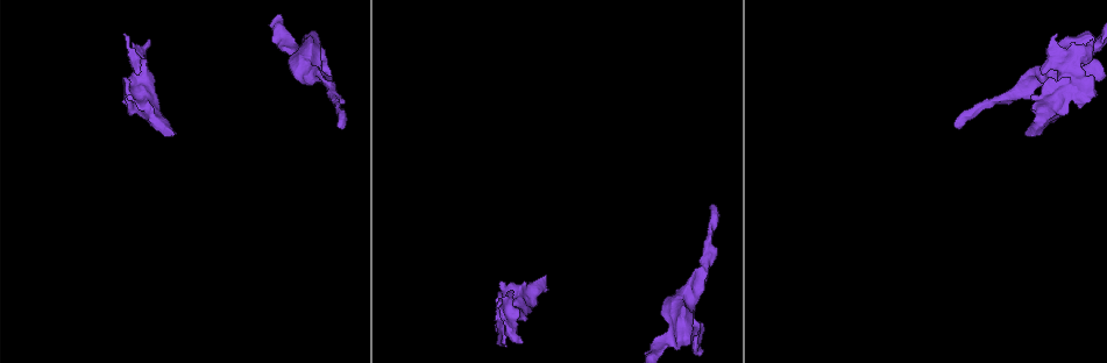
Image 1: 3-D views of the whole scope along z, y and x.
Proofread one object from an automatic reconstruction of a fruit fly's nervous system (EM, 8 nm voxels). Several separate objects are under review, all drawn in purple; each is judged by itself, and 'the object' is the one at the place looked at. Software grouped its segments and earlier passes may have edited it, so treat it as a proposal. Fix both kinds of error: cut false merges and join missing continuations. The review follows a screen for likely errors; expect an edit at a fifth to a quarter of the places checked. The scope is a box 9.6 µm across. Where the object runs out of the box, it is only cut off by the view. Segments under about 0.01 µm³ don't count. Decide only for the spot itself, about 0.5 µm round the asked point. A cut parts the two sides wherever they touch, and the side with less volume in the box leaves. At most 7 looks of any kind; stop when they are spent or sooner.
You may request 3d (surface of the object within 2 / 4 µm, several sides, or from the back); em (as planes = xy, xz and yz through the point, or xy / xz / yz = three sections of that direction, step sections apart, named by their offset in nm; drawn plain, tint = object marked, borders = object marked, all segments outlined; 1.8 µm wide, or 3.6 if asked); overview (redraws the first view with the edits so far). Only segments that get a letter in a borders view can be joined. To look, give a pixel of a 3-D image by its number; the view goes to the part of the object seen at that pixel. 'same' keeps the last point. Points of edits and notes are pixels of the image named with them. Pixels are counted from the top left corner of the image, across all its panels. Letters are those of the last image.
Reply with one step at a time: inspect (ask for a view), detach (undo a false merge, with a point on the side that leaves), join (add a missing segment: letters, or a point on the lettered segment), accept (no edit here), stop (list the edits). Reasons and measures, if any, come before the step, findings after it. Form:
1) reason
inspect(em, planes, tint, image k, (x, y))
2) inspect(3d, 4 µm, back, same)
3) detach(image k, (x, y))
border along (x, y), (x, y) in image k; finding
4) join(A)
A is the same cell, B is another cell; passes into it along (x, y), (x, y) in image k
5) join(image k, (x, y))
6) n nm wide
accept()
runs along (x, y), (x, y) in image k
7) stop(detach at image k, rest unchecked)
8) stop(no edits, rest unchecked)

long arm stops here
inspect(3d, 2 µm, image 1, (338, 125))

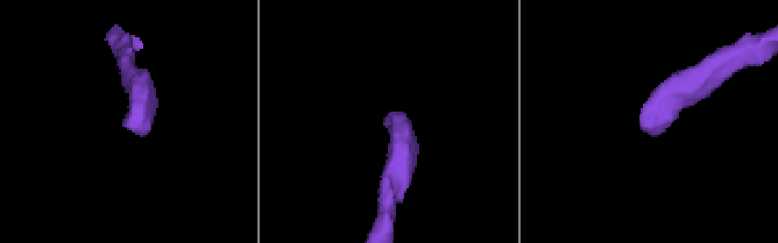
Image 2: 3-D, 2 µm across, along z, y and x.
inspect(em, planes, borders, image 2, (128, 128))

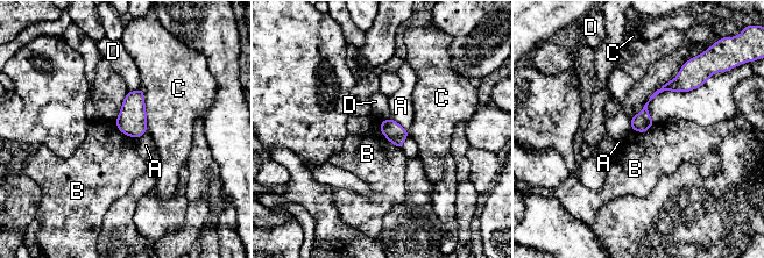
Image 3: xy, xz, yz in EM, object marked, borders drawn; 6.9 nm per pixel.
accept()
A, B, C and D are other cells; border along (382, 120), (381, 133), (400, 149) in image 3; no lettered segment goes on from it

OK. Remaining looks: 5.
free end
inspect(em, 3.6 µm, planes, plain, image 1, (1057, 36))

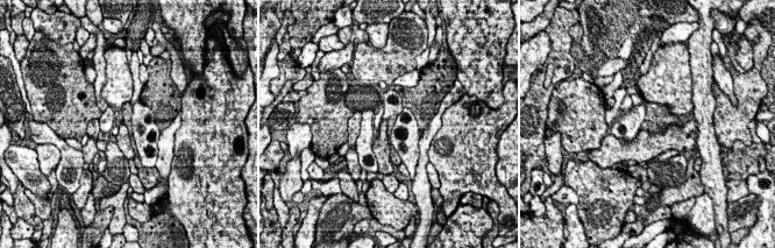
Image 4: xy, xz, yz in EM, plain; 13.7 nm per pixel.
see the neighbours
inspect(em, 3.6 µm, planes, borders, same)

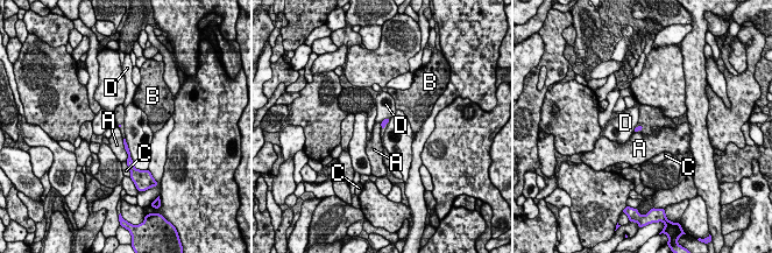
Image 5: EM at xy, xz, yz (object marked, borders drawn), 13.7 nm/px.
accept()
A, B, C and D are other cells; none of them fits

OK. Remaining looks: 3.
free end
inspect(3d, 4 µm, image 1, (1027, 134))

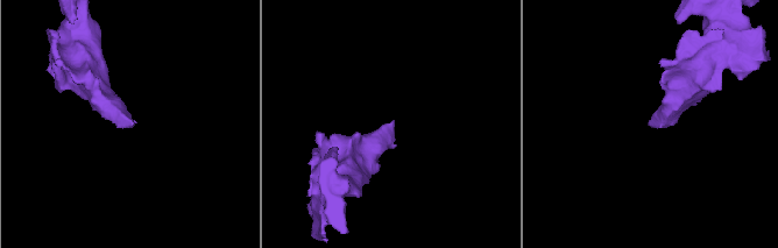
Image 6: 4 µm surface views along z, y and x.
shape alone is not enough
inspect(em, planes, tint, image 6, (649, 124))

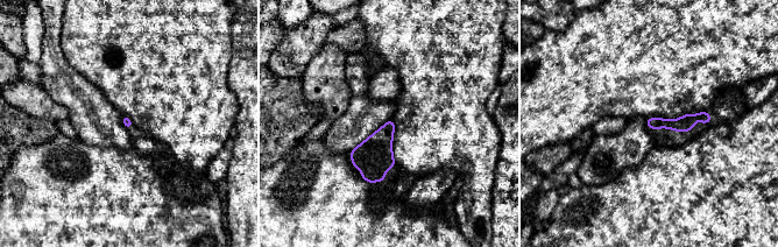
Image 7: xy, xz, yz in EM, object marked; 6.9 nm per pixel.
inspect(em, planes, borders, same)

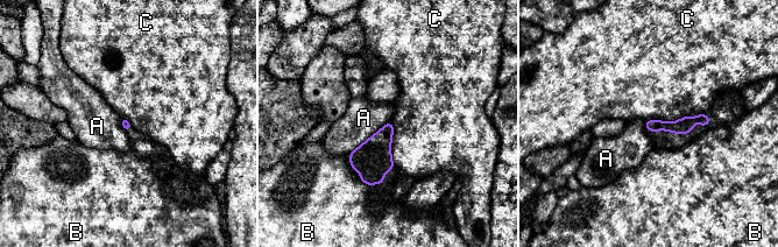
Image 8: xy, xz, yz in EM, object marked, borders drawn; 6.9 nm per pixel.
C touches over 440 nm
accept()
A, B and C are other cells; border along (348, 153), (367, 184), (394, 167) in image 8; no lettered segment goes on from it

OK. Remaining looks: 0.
stop(no edits, rest unchecked)

